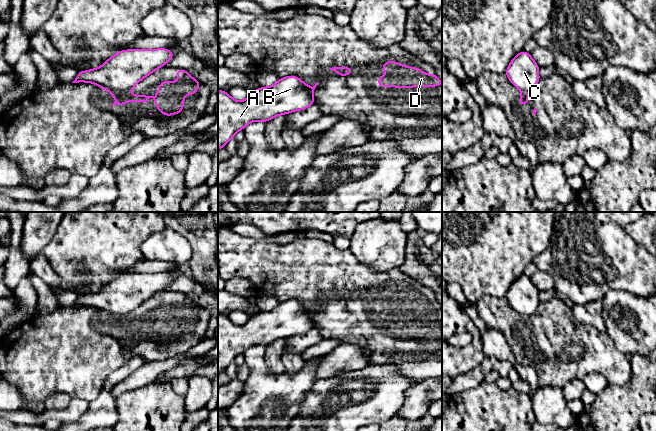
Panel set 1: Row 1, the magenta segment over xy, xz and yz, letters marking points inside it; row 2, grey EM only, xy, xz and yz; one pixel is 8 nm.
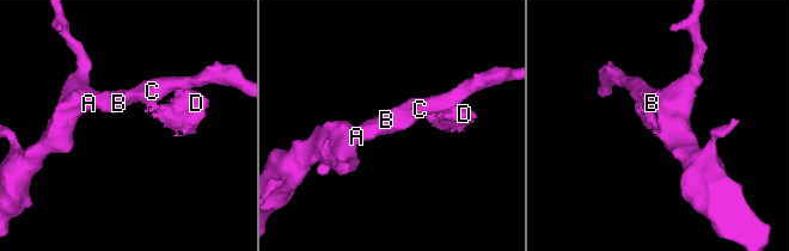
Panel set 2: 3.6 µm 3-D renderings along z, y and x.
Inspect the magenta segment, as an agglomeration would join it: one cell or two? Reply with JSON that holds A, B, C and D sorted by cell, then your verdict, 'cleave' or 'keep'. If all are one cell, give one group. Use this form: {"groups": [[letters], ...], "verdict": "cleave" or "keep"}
{"groups": [["A", "B", "C"], ["D"]], "verdict": "cleave"}

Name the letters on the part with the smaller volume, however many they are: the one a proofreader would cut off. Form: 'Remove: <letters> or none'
Remove: D

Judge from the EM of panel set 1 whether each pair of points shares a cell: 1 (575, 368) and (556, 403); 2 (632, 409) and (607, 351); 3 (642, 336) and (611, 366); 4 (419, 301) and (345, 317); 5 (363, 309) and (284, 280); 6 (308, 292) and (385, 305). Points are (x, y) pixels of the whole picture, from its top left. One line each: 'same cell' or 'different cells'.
1: different cells
2: different cells
3: different cells
4: same cell
5: same cell
6: same cell

